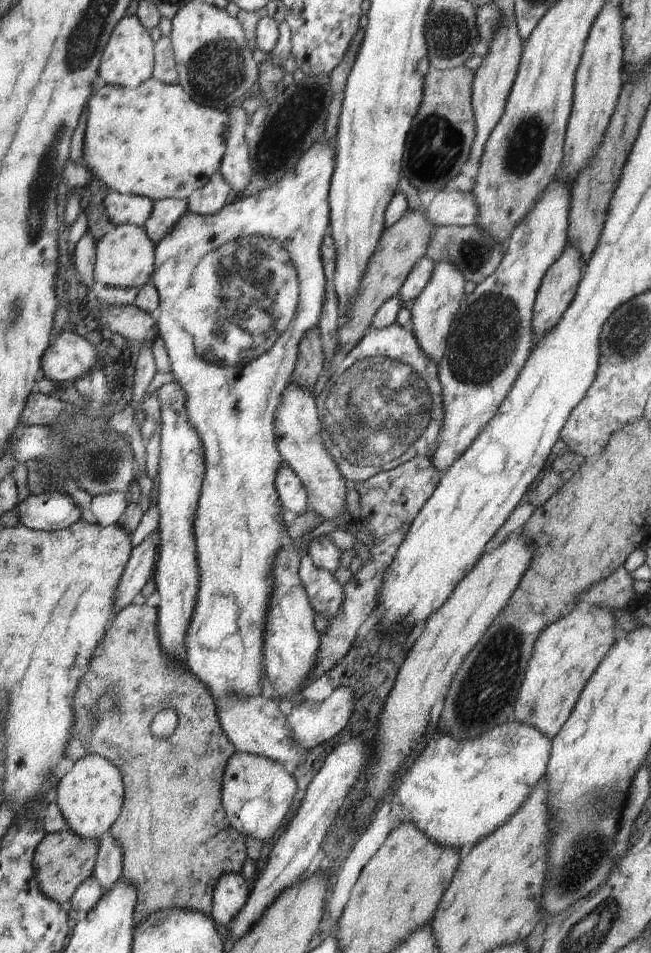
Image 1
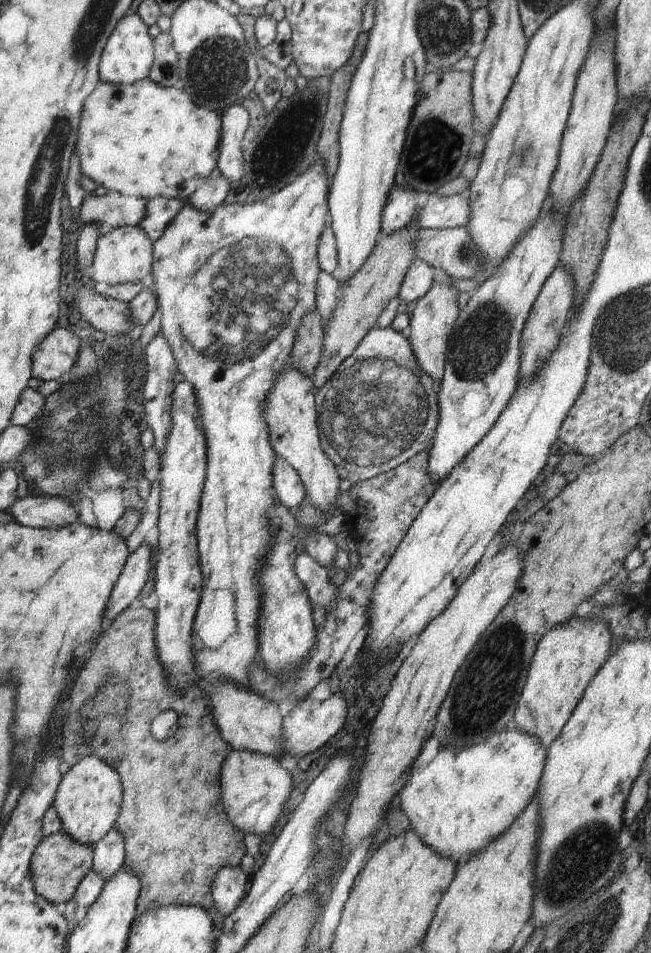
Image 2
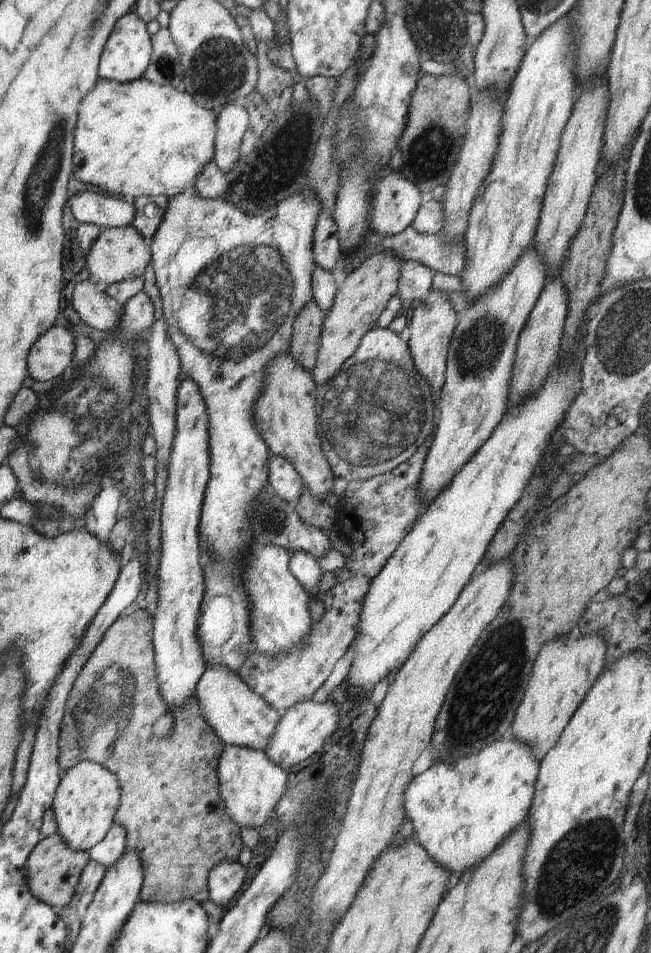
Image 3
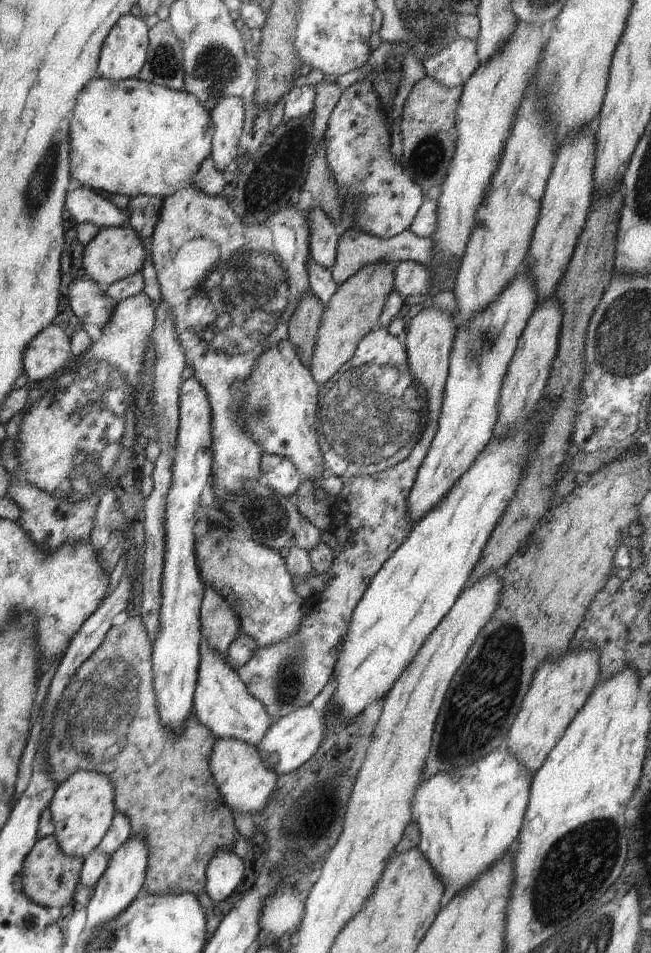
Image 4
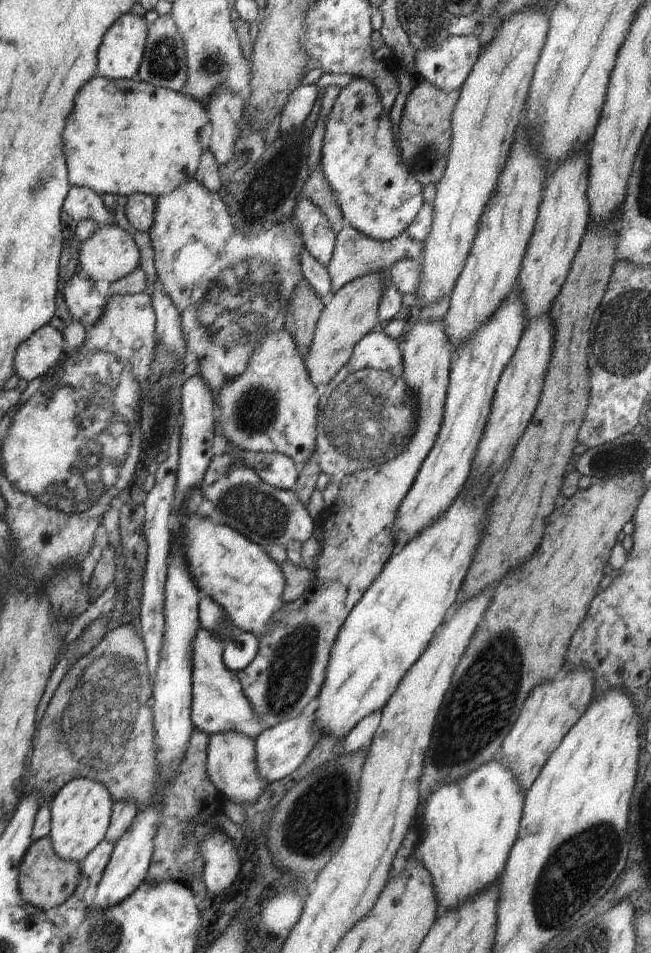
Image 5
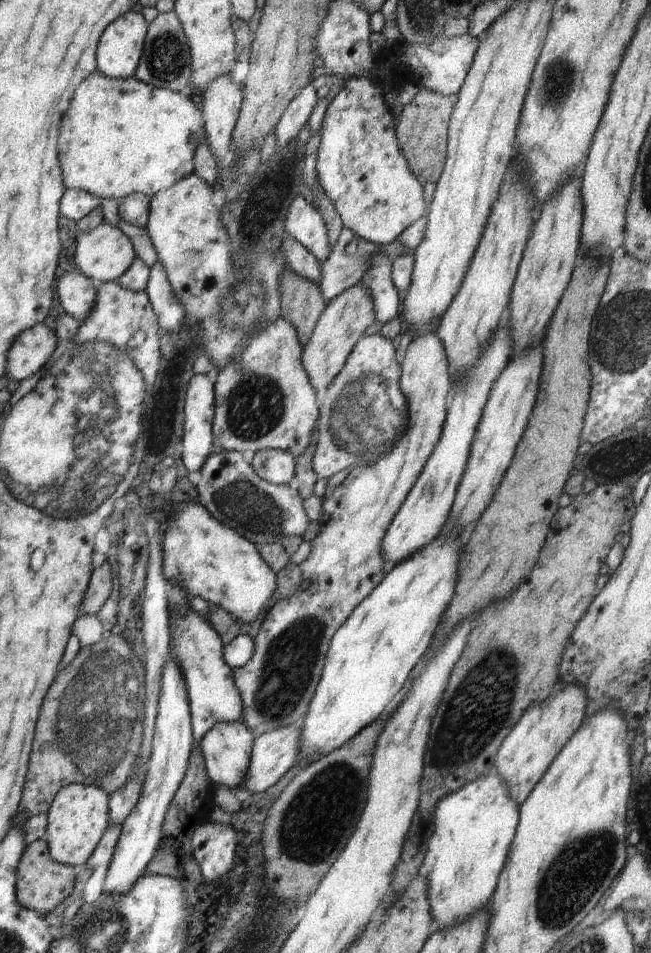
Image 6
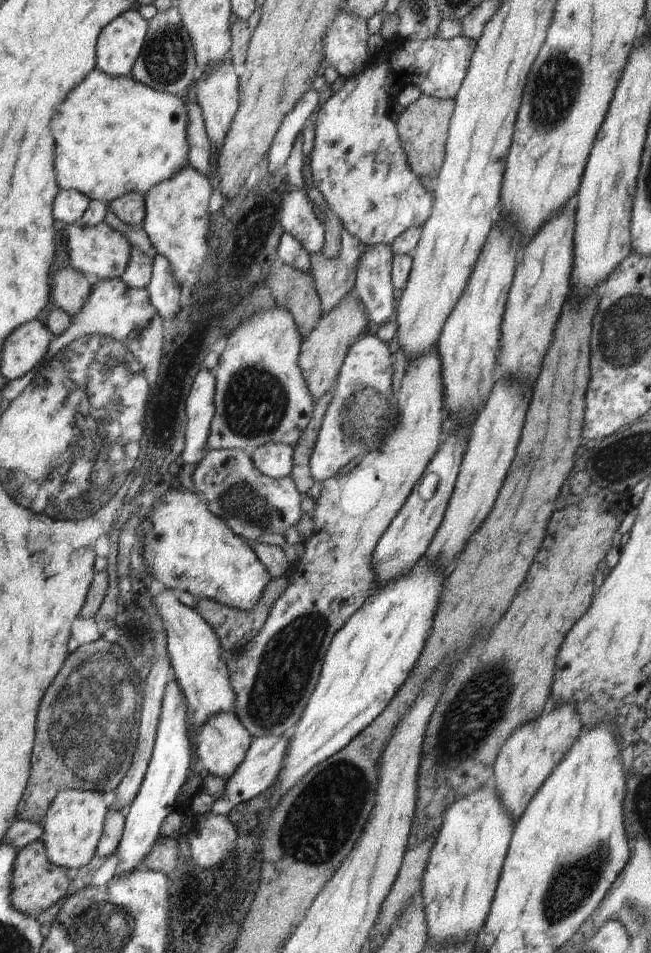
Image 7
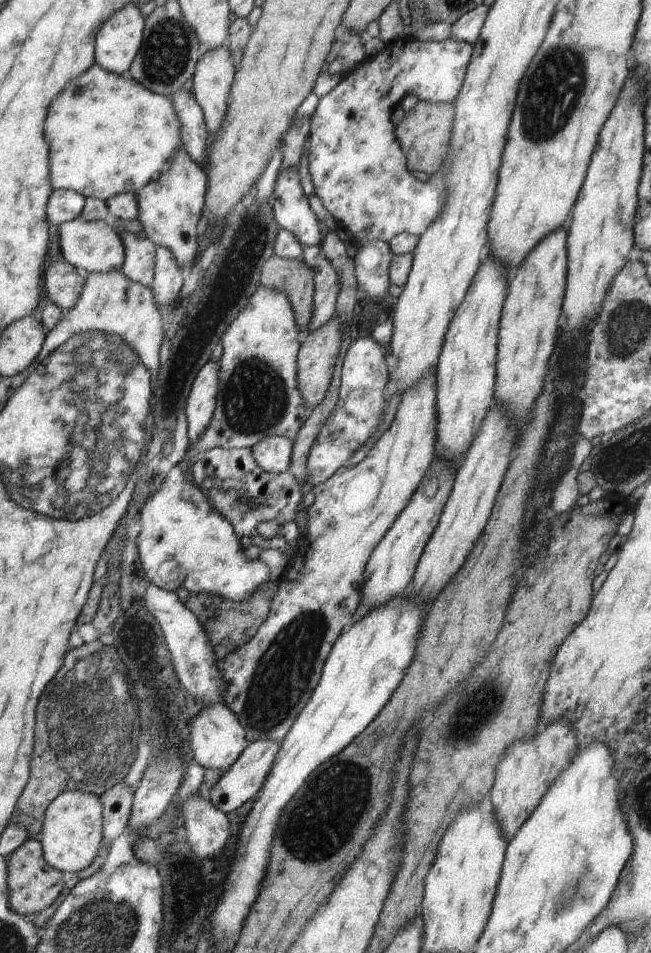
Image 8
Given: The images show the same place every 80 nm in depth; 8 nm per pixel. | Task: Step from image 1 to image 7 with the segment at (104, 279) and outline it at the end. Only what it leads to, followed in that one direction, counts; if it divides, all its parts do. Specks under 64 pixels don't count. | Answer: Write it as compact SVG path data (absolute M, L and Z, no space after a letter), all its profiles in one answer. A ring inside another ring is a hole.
M104 221L93 227L80 226L78 223L68 224L67 245L71 266L91 279L121 277L132 250L129 240Z

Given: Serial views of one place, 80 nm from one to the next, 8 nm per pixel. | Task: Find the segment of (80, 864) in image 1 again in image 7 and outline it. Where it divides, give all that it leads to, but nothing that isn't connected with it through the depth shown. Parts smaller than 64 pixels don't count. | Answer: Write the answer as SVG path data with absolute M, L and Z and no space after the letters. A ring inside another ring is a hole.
M41 840L29 842L26 846L17 849L12 865L11 903L20 912L29 915L39 914L54 906L61 898L65 898L72 875L69 870L57 867L48 860L45 844Z

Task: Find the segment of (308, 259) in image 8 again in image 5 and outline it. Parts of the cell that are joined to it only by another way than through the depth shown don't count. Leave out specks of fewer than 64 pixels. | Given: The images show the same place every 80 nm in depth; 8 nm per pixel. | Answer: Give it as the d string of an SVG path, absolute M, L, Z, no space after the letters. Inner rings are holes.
M344 218L342 229L336 235L336 247L332 260L326 270L330 276L330 284L332 284L332 293L337 292L352 282L354 278L359 278L362 274L370 274L373 271L381 271L390 269L391 266L400 260L408 259L414 261L422 260L422 248L424 244L418 240L412 240L406 232L390 241L378 241L368 238L350 226L350 222Z

